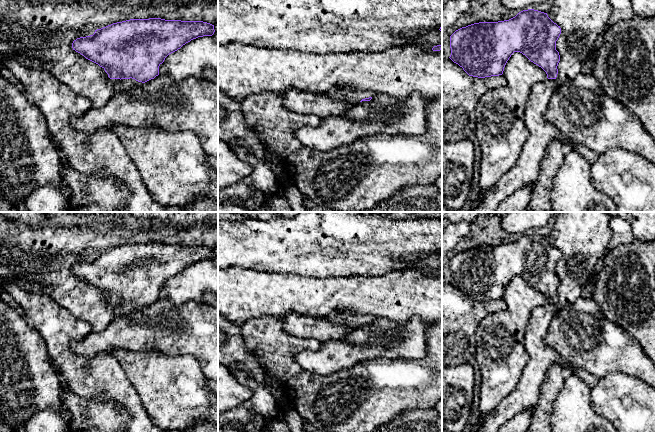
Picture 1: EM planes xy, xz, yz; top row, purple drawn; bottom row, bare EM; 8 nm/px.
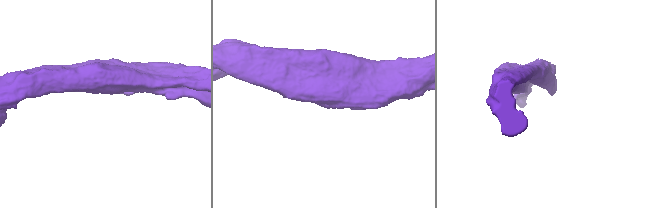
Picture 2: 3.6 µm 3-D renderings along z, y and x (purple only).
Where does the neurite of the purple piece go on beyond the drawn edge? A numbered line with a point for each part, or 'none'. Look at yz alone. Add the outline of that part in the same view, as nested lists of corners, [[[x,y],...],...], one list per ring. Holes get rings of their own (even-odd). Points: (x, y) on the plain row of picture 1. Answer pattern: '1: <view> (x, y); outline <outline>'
1: yz (525, 396); outline [[[546,303],[532,310],[524,335],[524,346],[529,359],[516,388],[484,419],[478,432],[497,432],[503,424],[523,410],[533,410],[540,389],[552,364],[563,367],[568,374],[577,369],[553,348],[544,343],[548,327],[557,311],[555,303]]]

